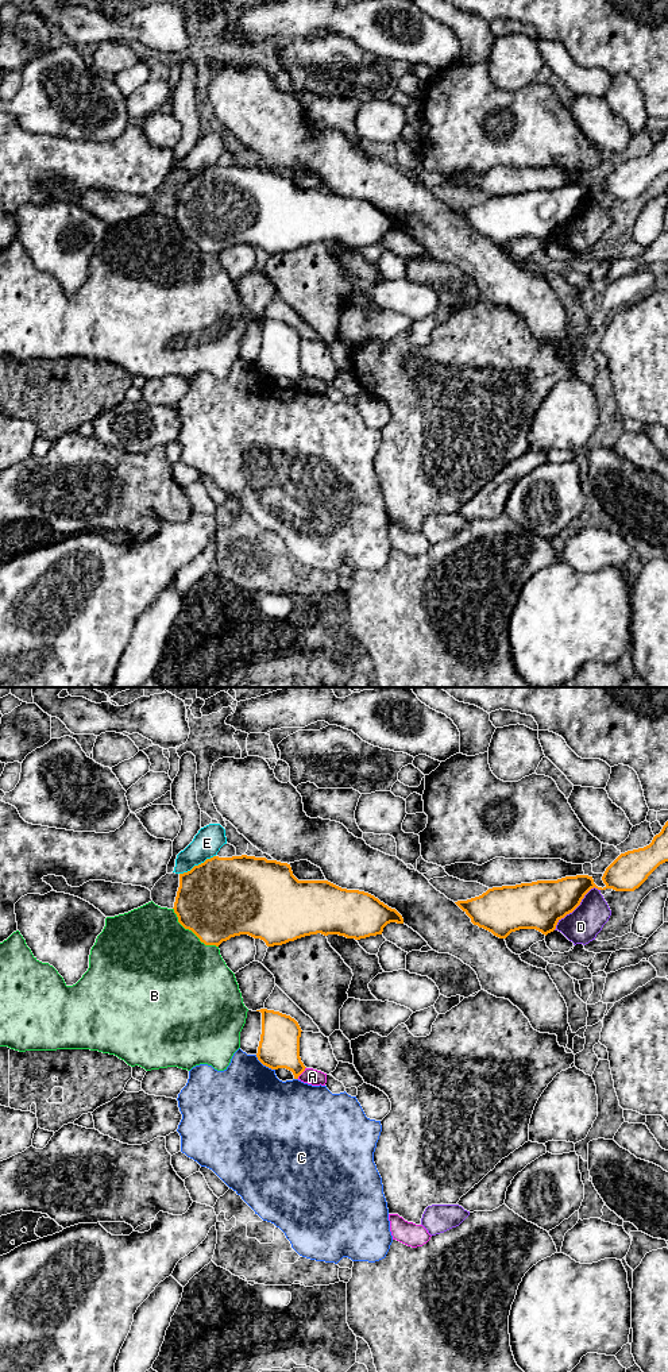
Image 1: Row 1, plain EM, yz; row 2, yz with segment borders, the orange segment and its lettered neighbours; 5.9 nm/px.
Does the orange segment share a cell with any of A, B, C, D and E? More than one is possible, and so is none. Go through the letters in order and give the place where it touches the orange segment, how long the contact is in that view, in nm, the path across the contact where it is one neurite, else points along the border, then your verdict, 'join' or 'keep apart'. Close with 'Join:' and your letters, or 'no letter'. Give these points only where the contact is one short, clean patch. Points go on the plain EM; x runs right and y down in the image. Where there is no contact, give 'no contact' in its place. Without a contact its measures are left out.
A: meets orange in yz at (302, 380); contact 90 nm long; border along yz (305, 376), (297, 386); keep apart
B: meets orange in yz at (192, 239); contact 360 nm long; keep apart
C: meets orange in yz at (265, 373); contact 150 nm long; keep apart
D: meets orange in yz at (576, 215); contact 380 nm long; keep apart
E: meets orange in yz at (199, 173); contact 240 nm long; keep apart
Join: no letter

